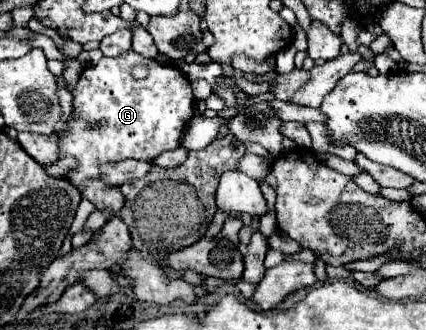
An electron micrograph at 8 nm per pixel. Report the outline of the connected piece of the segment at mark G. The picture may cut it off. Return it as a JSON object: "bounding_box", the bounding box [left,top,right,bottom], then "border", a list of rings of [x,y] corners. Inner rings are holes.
{"bounding_box":[59,50,195,190],"border":[[[129,50],[115,58],[101,58],[95,66],[89,66],[81,72],[77,86],[71,90],[73,94],[73,118],[67,122],[67,130],[59,132],[59,158],[73,156],[77,166],[69,170],[69,182],[81,190],[81,186],[89,180],[101,180],[99,166],[107,162],[119,162],[125,158],[135,160],[155,160],[167,150],[175,150],[181,146],[181,134],[185,124],[191,120],[195,112],[195,98],[191,92],[189,80],[179,72],[179,68],[161,64],[151,58],[143,58],[141,54]],[[137,64],[145,64],[147,78],[133,78],[131,70]]]}

